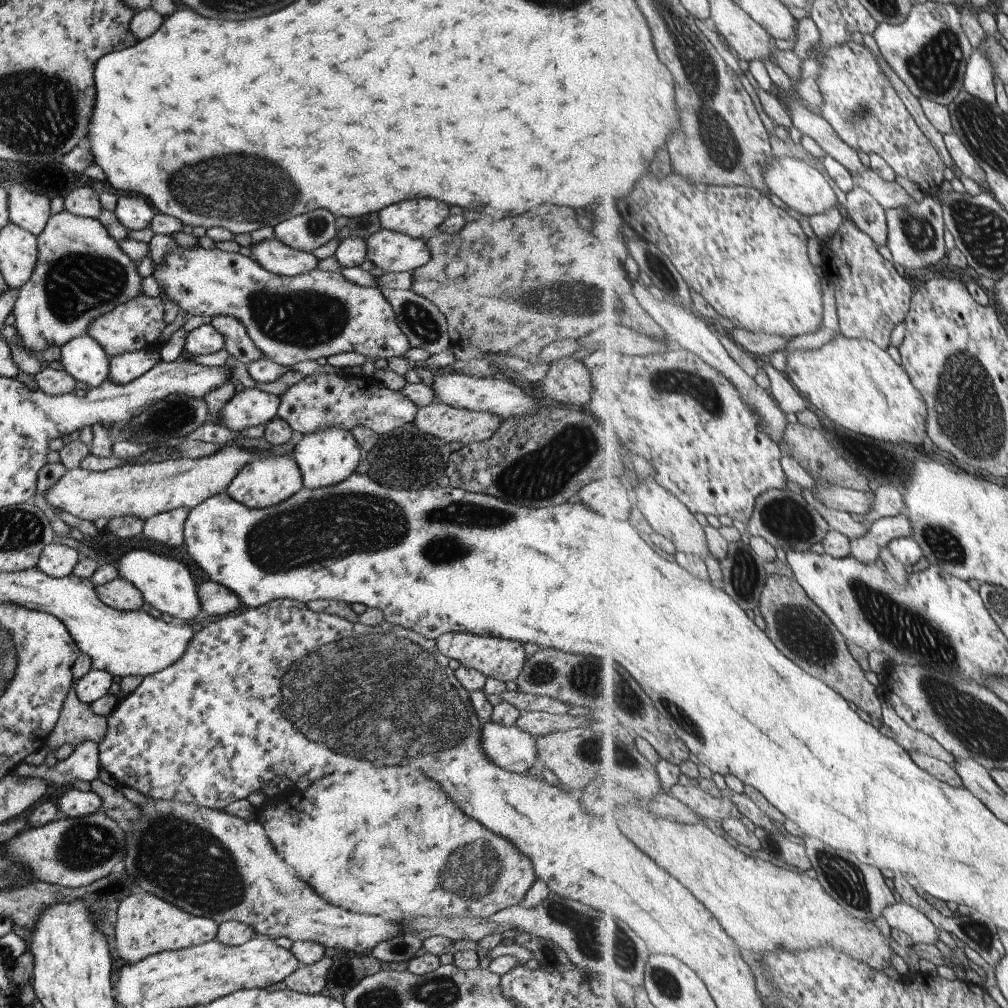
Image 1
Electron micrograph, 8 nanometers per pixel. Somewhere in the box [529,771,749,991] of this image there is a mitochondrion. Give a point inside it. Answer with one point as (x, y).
(594, 942)

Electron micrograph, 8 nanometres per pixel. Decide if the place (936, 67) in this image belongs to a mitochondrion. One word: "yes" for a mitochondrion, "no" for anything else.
yes

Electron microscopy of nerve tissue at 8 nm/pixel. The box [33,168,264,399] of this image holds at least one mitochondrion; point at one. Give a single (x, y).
(77, 285)

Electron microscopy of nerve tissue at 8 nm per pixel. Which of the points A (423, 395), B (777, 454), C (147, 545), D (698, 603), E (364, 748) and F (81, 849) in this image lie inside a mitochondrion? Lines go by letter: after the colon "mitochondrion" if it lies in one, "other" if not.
A: other
B: other
C: other
D: other
E: mitochondrion
F: mitochondrion

